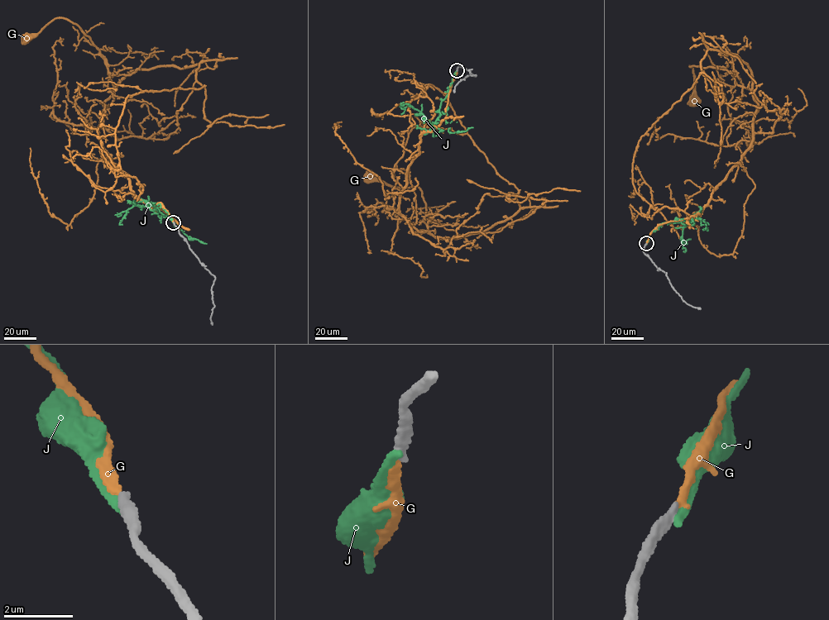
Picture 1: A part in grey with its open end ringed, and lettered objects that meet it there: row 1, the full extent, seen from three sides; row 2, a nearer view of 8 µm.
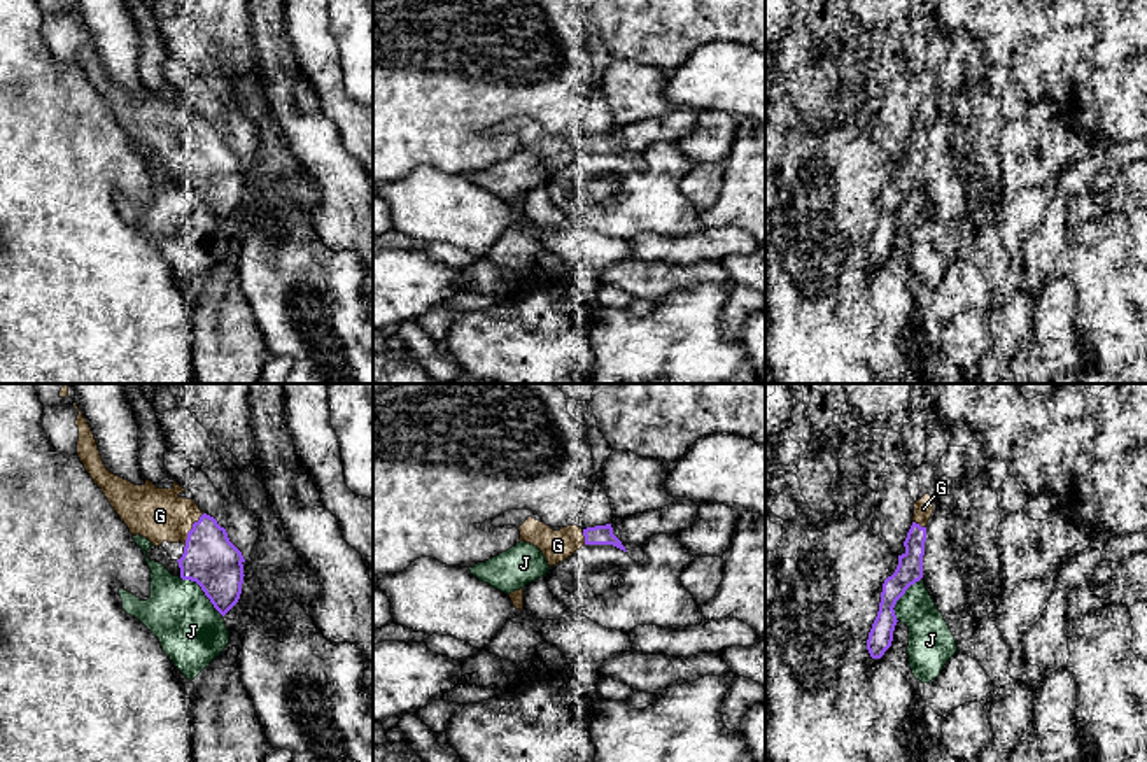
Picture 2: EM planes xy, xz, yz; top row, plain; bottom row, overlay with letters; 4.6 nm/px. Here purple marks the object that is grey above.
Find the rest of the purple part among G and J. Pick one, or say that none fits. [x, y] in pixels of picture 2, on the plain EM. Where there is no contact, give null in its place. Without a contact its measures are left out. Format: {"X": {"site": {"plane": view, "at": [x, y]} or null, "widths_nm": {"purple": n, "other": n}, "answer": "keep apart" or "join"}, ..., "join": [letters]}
{"G": {"site": {"plane": "xy", "at": [191, 137]}, "widths_nm": {"purple": 240, "other": 240}, "answer": "join"}, "J": {"site": {"plane": "xy", "at": [202, 197]}, "widths_nm": {"purple": 240, "other": 300}, "answer": "keep apart"}, "join": ["G"]}

